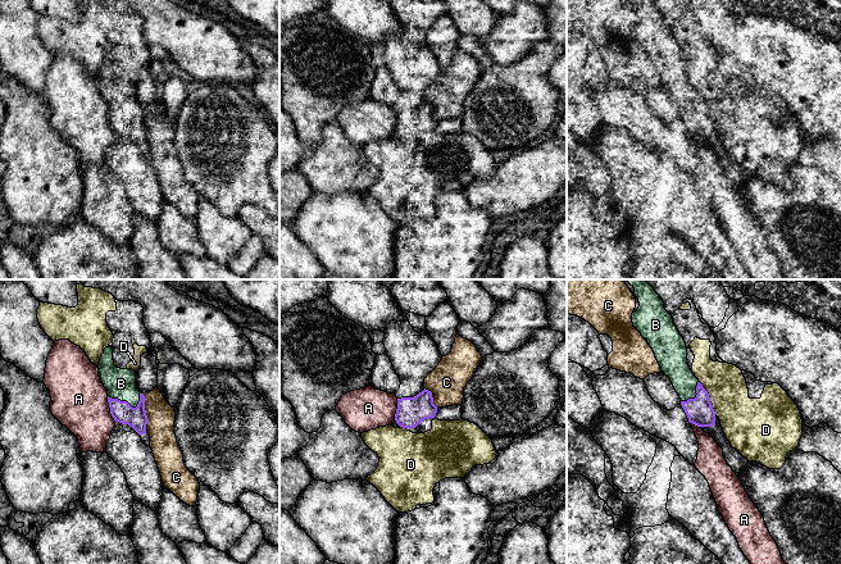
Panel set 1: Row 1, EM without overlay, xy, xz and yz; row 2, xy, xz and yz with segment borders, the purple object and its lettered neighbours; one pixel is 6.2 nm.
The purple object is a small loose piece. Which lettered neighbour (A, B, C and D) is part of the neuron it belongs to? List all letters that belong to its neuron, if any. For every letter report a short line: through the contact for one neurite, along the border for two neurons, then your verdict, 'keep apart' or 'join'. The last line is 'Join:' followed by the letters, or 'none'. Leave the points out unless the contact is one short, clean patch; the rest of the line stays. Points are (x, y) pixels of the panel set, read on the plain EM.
A: keep apart
B: join
C: keep apart
D: keep apart
Join: B

